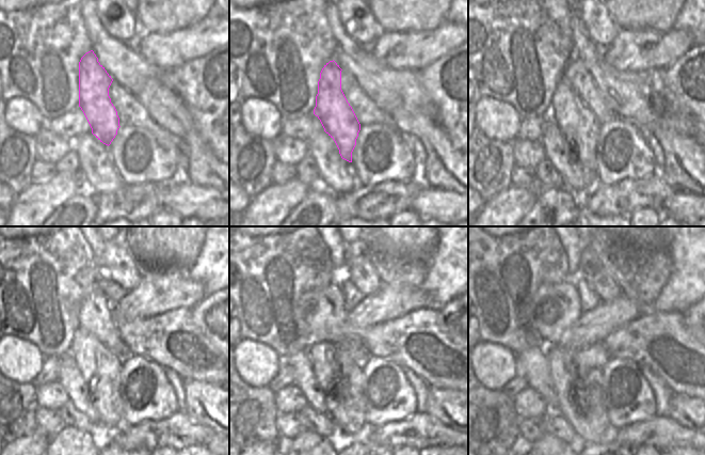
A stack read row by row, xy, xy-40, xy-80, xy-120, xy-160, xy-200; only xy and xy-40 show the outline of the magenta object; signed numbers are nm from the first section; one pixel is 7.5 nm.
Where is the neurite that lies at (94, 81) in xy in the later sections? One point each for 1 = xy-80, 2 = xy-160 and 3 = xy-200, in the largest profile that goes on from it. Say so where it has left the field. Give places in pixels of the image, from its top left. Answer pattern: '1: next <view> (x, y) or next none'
1: next xy-80 (579, 126)
2: next xy-160 (346, 382)
3: next xy-200 (581, 401)

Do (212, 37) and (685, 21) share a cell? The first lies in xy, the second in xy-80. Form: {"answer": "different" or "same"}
{"answer": "different"}

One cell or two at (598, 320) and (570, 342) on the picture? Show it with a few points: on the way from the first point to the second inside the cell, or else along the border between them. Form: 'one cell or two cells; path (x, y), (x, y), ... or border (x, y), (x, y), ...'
one cell; path (591, 328), (577, 336)

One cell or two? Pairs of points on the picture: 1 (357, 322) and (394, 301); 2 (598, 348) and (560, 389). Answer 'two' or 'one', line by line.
1: one
2: two

